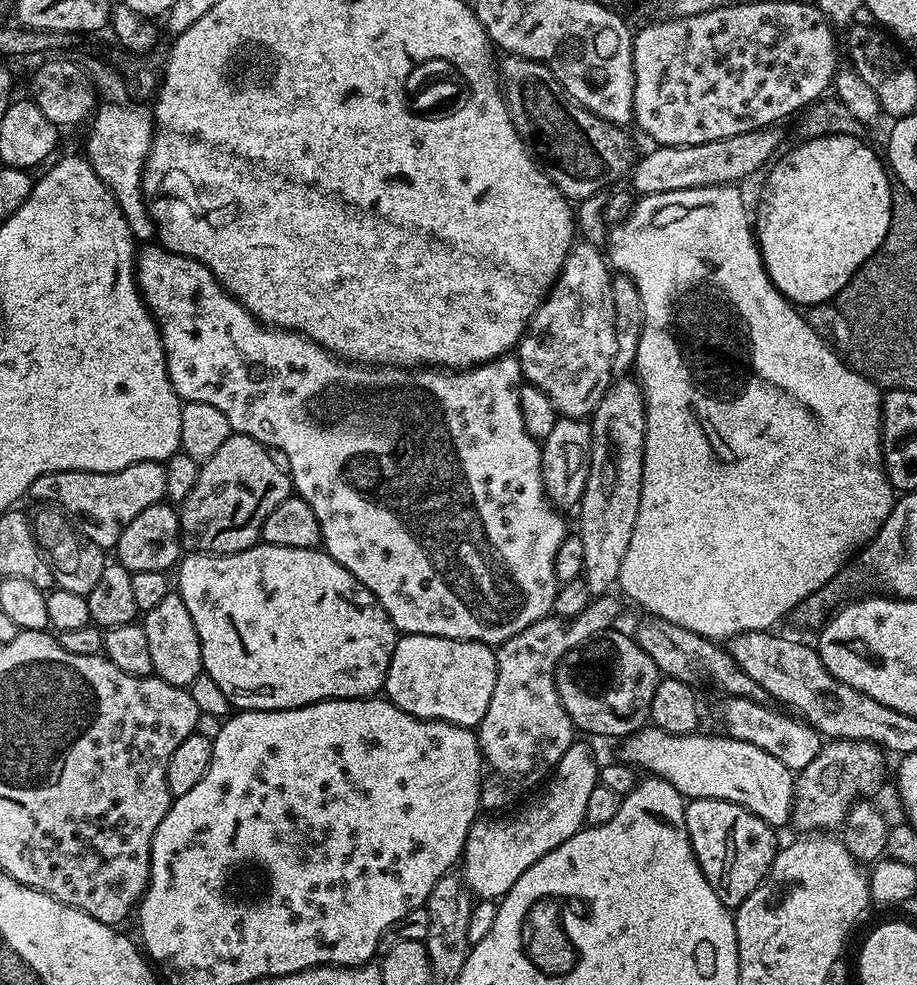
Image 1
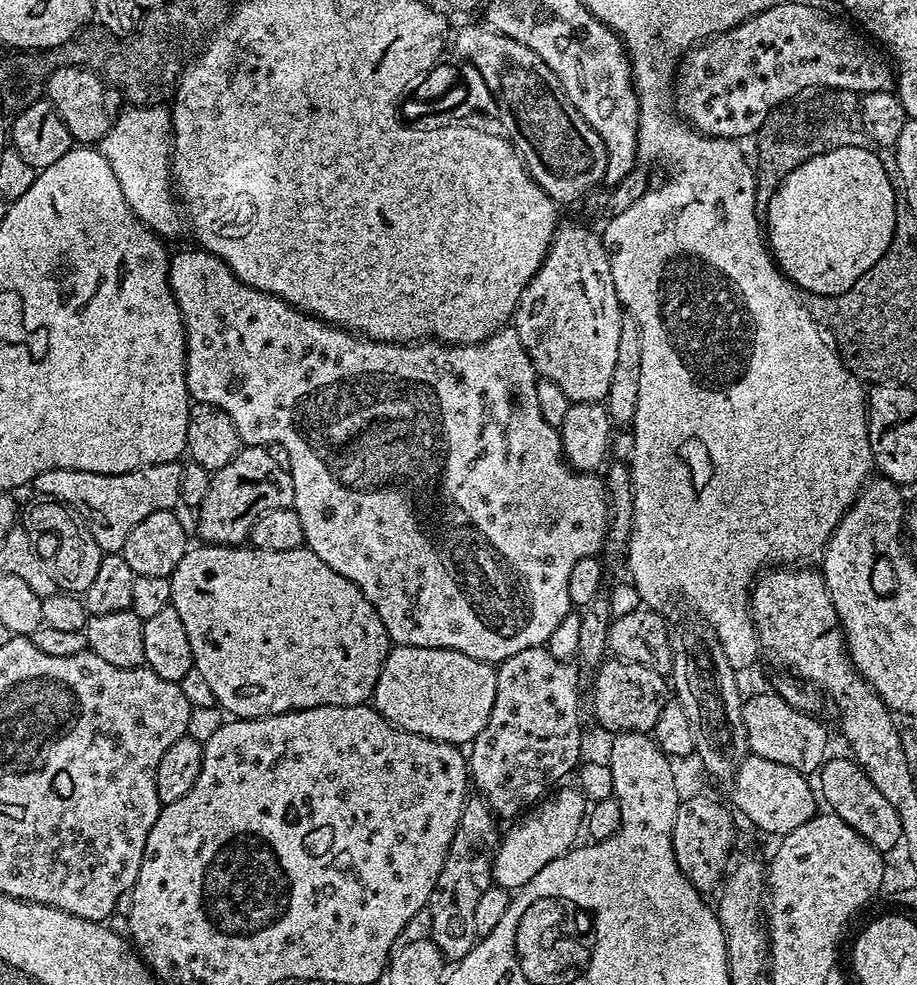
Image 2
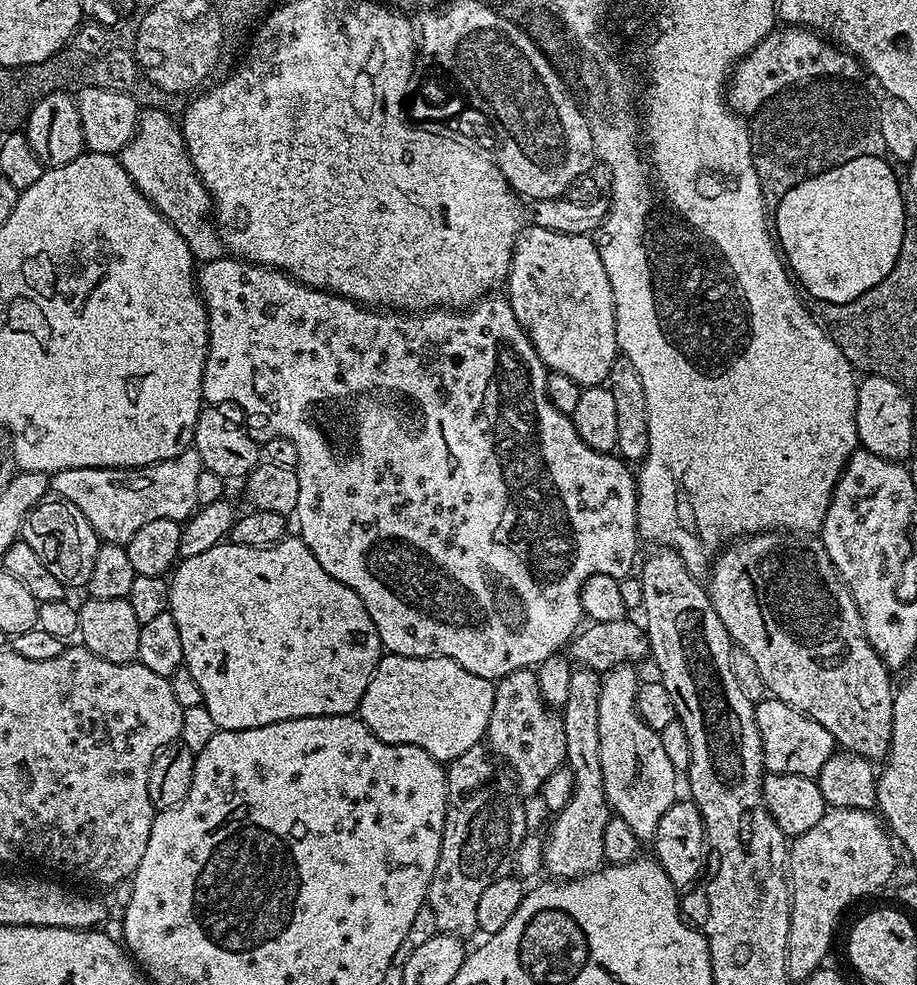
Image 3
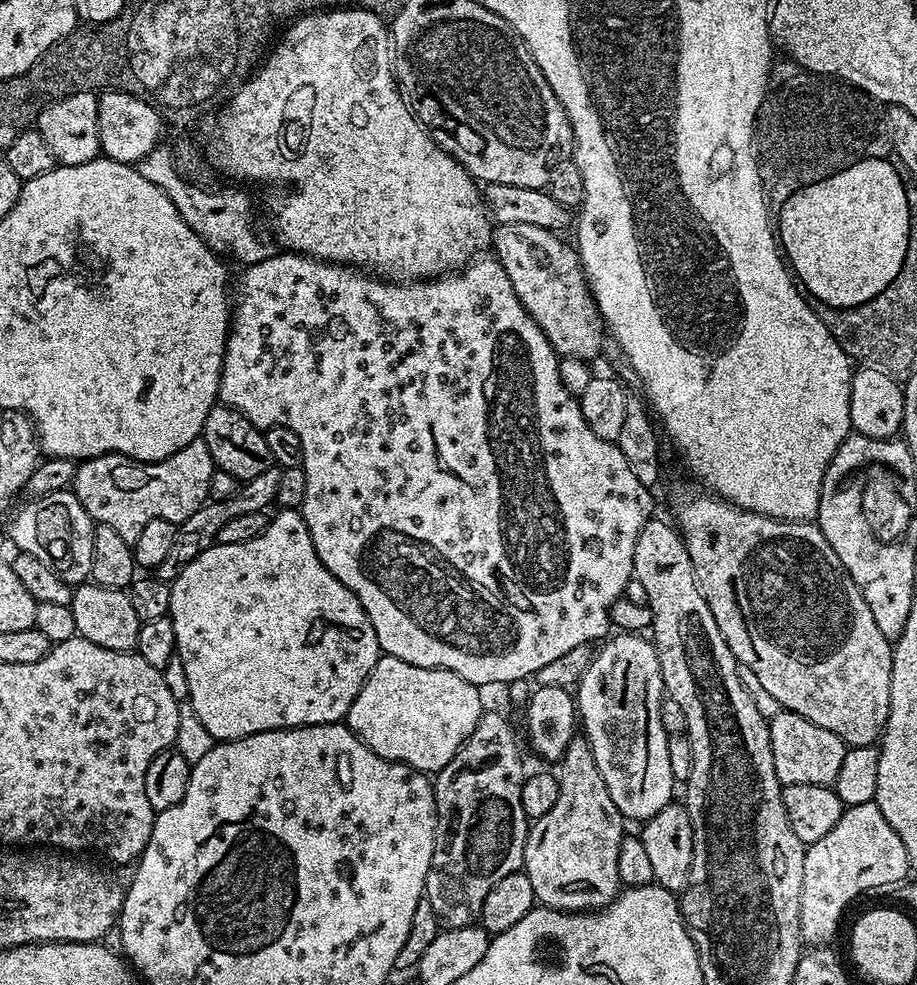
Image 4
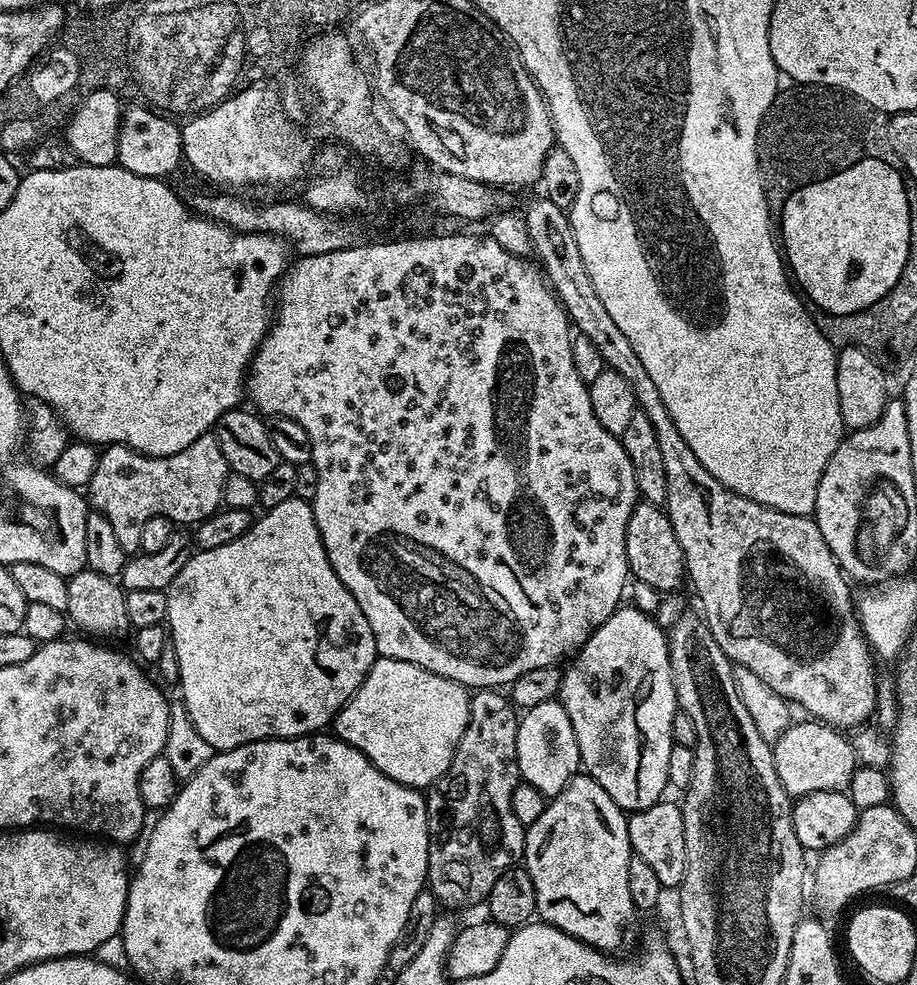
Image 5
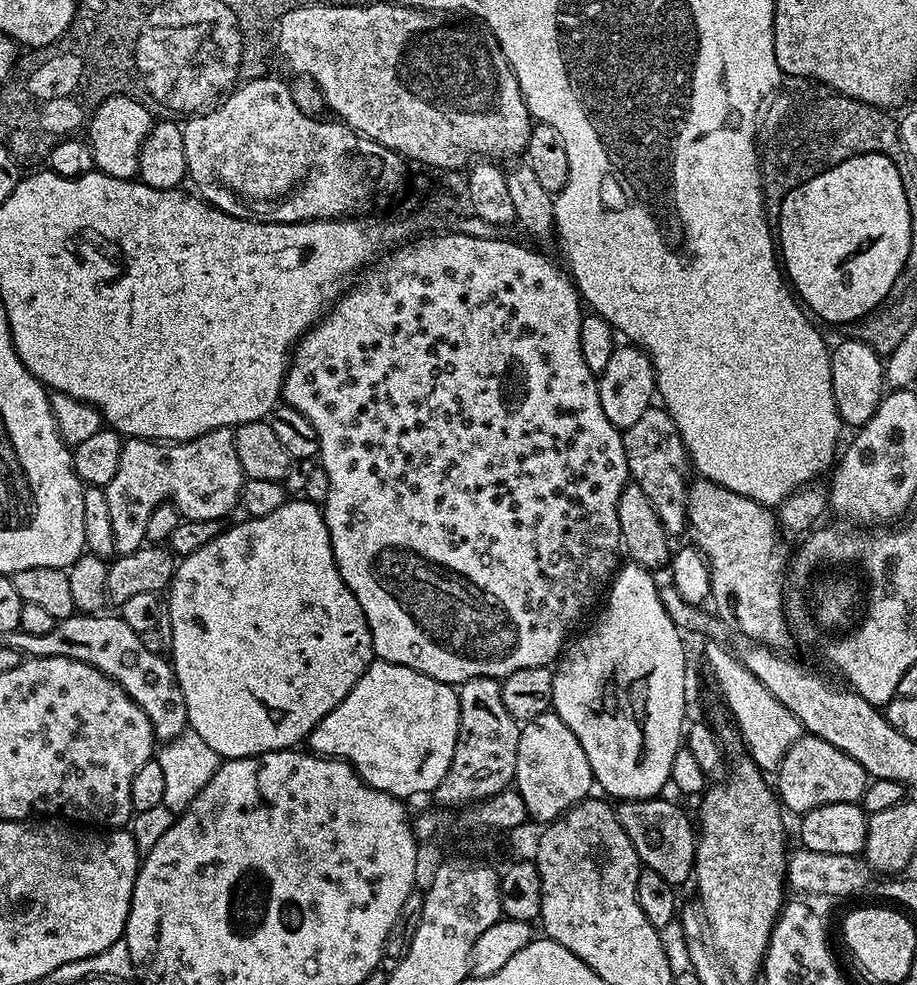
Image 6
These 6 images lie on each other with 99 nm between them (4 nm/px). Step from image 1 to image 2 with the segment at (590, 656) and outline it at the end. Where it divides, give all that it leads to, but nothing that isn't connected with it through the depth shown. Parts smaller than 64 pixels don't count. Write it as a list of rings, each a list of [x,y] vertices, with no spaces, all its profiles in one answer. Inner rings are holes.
[[[619,658],[605,659],[595,669],[596,677],[592,680],[592,712],[596,720],[611,734],[621,732],[651,733],[668,703],[670,688],[661,673],[650,670],[641,664]]]

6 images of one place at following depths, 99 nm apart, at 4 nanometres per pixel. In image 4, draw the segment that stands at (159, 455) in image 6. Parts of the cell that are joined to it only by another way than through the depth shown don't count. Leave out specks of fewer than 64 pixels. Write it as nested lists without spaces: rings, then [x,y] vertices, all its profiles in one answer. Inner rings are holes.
[[[201,438],[182,446],[182,450],[170,454],[170,458],[153,464],[145,464],[143,460],[131,460],[129,456],[115,454],[95,456],[93,460],[77,463],[70,491],[76,495],[91,520],[96,524],[111,526],[121,538],[126,538],[126,542],[133,545],[138,534],[142,534],[142,526],[146,526],[146,522],[169,520],[172,524],[180,525],[206,504],[210,500],[210,478],[217,470],[215,462],[210,458],[210,450]]]

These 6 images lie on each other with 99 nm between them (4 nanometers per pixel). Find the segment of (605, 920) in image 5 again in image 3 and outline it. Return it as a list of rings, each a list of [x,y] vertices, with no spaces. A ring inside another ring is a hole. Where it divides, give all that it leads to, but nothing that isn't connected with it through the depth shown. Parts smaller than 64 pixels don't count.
[[[577,667],[570,678],[570,694],[559,718],[565,730],[566,766],[573,772],[574,784],[564,809],[555,813],[552,829],[544,840],[544,868],[549,877],[575,880],[589,876],[605,863],[602,834],[610,815],[610,801],[604,793],[602,742],[598,738],[598,698],[602,692],[601,673]]]

